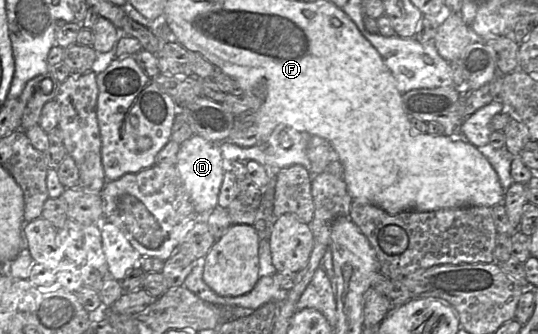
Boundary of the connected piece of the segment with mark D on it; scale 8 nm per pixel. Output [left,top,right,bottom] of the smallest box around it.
[177,135,224,214]

